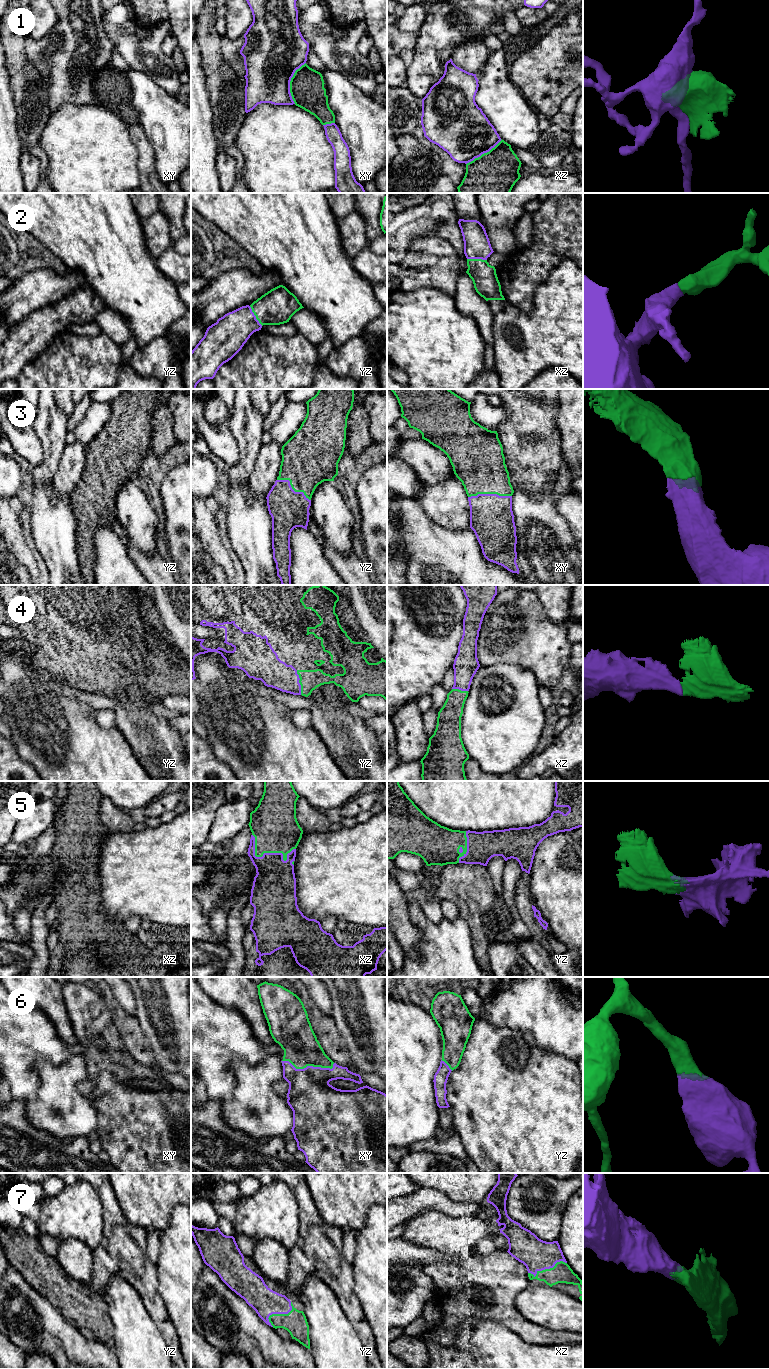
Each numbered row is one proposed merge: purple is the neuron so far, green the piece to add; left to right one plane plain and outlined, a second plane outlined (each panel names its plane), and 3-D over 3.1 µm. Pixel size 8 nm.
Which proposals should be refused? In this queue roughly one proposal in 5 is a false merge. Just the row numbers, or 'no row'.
1

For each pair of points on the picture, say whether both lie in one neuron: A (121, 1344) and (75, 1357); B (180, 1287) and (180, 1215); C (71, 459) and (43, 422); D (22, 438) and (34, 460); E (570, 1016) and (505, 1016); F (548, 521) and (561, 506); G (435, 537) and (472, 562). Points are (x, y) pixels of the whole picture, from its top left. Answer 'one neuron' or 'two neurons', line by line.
A: two neurons
B: one neuron
C: two neurons
D: one neuron
E: one neuron
F: two neurons
G: one neuron

